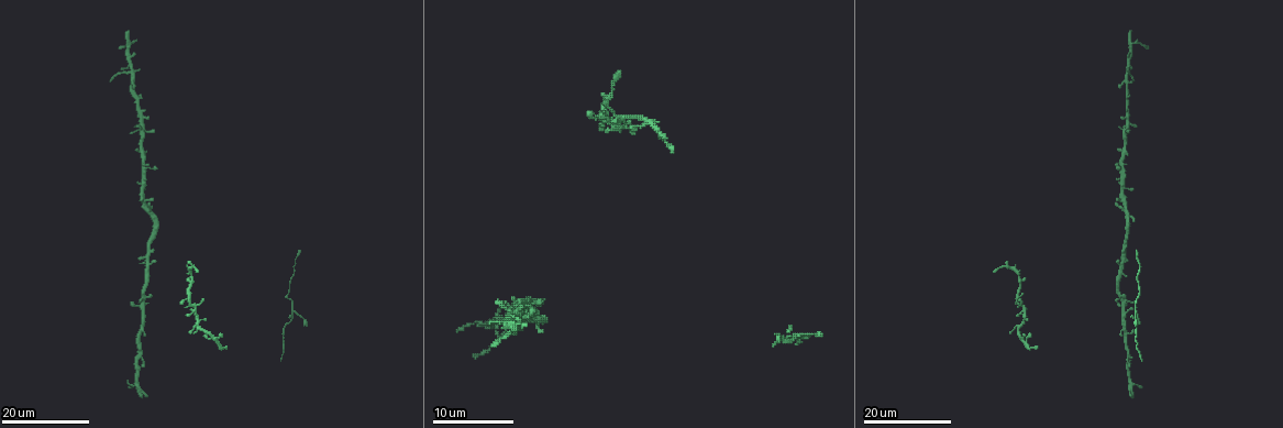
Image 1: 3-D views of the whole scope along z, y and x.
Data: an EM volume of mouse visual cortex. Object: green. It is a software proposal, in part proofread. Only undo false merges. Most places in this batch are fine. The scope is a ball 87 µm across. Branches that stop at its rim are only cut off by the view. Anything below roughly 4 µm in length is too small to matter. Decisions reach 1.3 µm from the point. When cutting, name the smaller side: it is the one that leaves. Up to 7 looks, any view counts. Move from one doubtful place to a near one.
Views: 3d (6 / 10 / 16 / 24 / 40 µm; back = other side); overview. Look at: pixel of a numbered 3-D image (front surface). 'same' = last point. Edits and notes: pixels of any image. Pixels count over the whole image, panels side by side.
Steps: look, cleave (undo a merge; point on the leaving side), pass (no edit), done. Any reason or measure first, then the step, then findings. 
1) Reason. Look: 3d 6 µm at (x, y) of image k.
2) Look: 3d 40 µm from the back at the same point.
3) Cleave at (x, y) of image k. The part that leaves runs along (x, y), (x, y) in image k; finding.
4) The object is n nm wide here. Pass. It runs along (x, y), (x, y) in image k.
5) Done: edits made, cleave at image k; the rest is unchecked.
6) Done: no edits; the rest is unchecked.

Four-way junction. Look: 3d 16 µm at (1125, 261) of image 1.

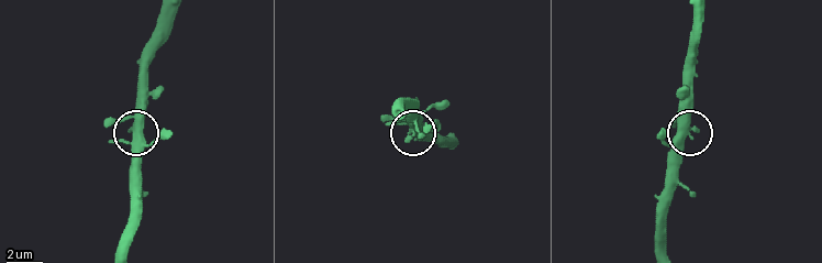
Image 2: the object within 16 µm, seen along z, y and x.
Look: 3d 10 µm at (684, 133) of image 2.

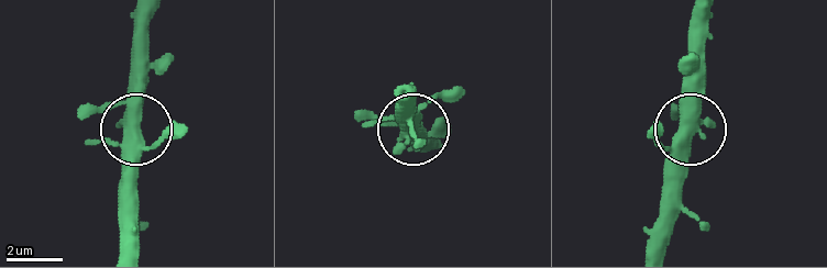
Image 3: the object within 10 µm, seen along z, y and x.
4 arms meet here. Pass. It runs along (140, 124), (140, 219) in image 3; all the same neuron.

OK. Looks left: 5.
Look: 3d 16 µm at (148, 298) of image 1.

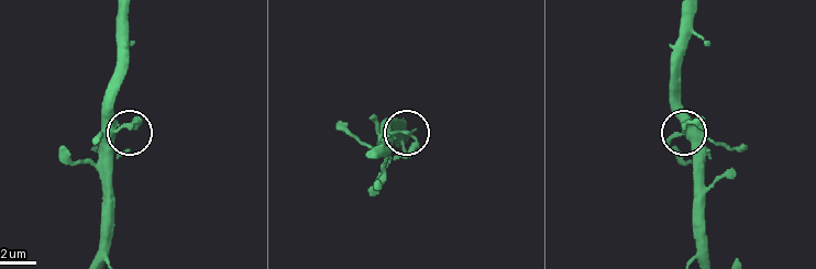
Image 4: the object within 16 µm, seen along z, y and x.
Zoom in. Look: 3d 6 µm at (396, 134) of image 4.

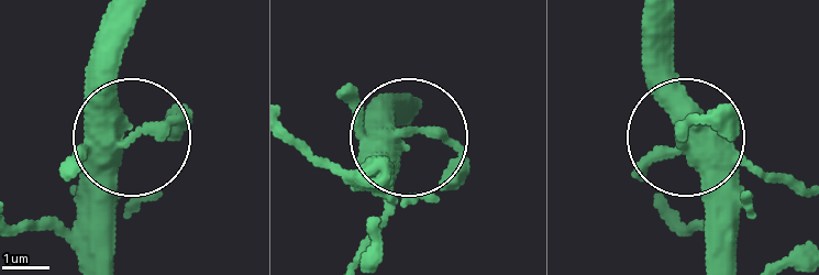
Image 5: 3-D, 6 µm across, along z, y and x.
The object is 410 nm wide here. Pass. It runs along (123, 19), (112, 101), (128, 138), (100, 185), (100, 255) in image 5; one neuron here.

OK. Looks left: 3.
A fork. Look: 3d 24 µm at (191, 282) of image 1.

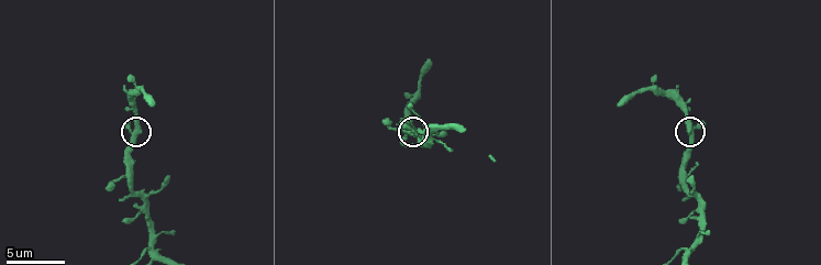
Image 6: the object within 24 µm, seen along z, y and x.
Closer look. Look: 3d 10 µm at (692, 138) of image 6.

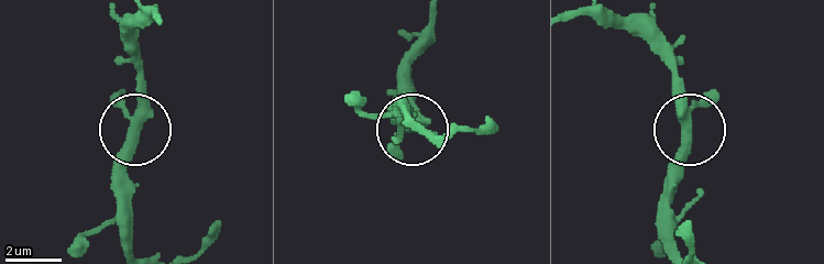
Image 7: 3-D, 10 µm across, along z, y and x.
The side arm is 9 µm long. Pass. One neuron here.

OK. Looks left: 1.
Done: no edits; the rest is unchecked.

